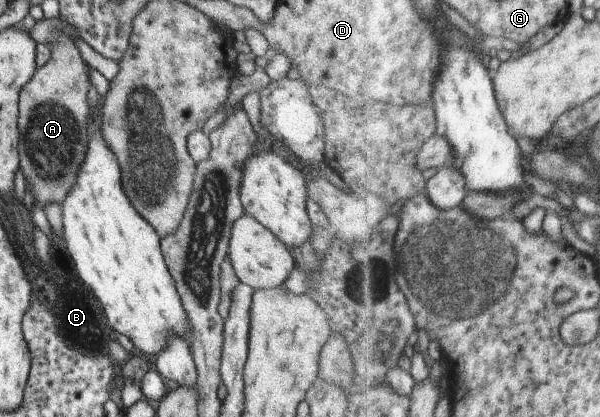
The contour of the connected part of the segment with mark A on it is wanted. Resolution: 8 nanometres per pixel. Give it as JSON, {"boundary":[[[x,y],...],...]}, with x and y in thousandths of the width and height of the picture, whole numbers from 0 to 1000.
{"boundary":[[[100,41],[70,43],[58,50],[45,74],[63,108],[77,108],[82,115],[83,134],[70,158],[60,163],[50,192],[32,216],[28,249],[30,403],[37,408],[42,441],[50,444],[55,480],[62,480],[72,501],[80,482],[97,482],[100,489],[108,477],[110,463],[123,436],[128,408],[137,393],[143,365],[145,283],[150,264],[143,223],[150,204],[142,149],[123,106],[132,82],[118,58]]]}

